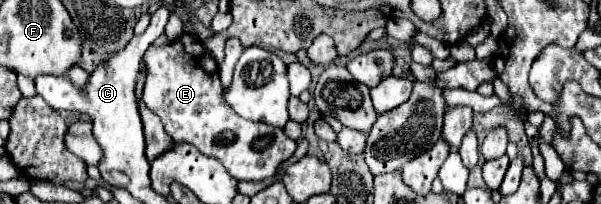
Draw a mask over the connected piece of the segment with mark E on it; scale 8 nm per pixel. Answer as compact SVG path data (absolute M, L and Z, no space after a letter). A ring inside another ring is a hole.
M181 34L179 38L175 38L173 42L165 44L165 46L149 46L149 50L143 56L143 70L145 70L145 84L143 84L141 100L151 112L155 112L161 118L165 132L173 138L173 142L175 144L181 144L181 142L193 144L201 154L221 160L233 178L237 178L237 180L269 178L269 176L273 176L277 164L281 164L285 158L293 156L297 142L287 138L281 128L245 120L239 114L235 114L231 110L231 106L227 106L227 102L223 102L223 88L221 88L221 80L219 80L217 62L205 50L201 40L195 38L193 34Z

